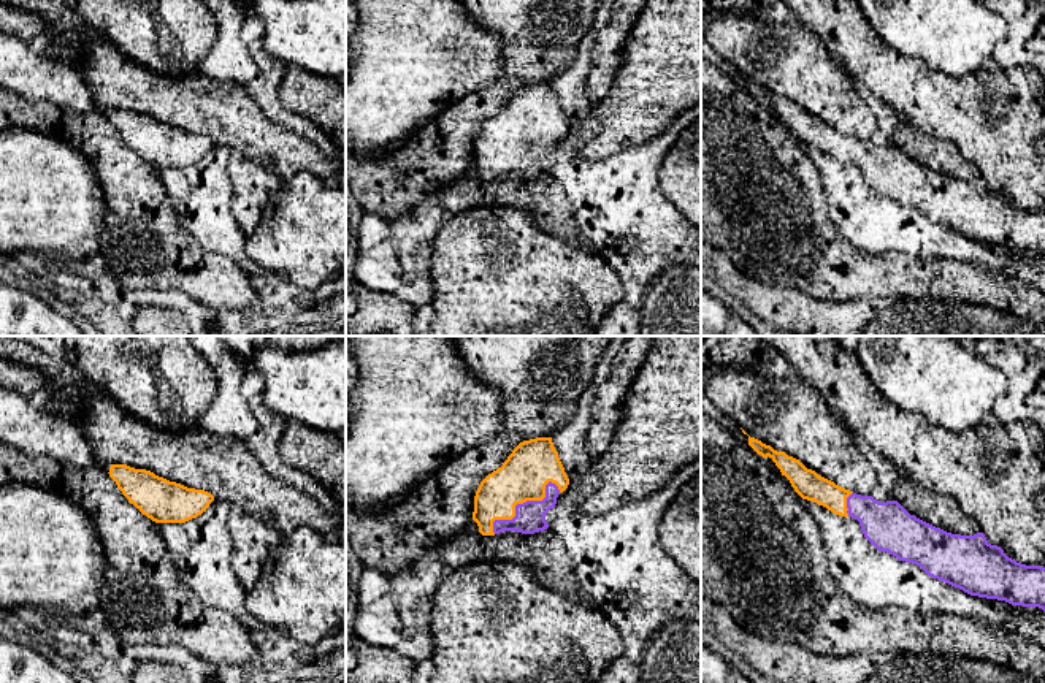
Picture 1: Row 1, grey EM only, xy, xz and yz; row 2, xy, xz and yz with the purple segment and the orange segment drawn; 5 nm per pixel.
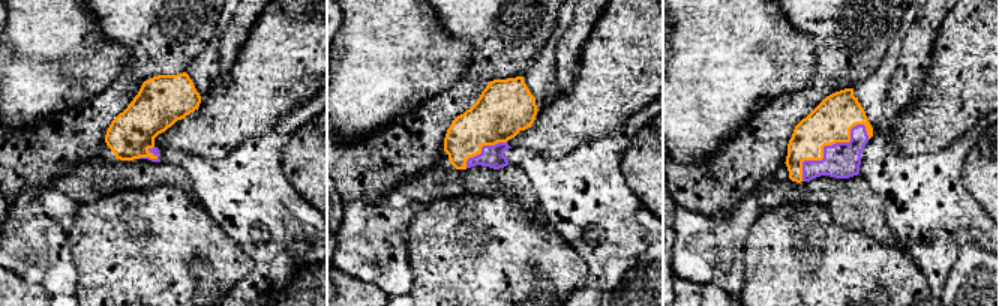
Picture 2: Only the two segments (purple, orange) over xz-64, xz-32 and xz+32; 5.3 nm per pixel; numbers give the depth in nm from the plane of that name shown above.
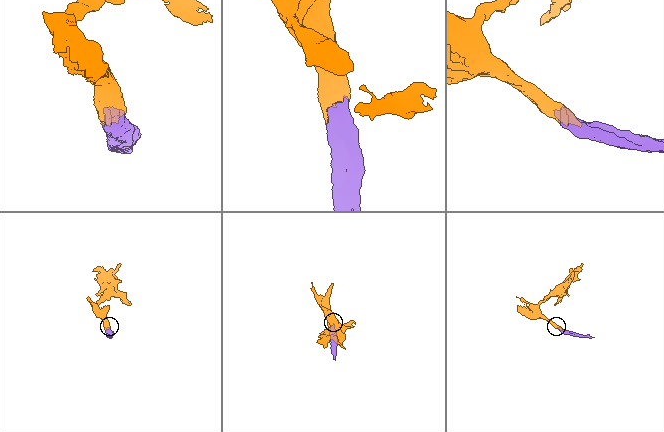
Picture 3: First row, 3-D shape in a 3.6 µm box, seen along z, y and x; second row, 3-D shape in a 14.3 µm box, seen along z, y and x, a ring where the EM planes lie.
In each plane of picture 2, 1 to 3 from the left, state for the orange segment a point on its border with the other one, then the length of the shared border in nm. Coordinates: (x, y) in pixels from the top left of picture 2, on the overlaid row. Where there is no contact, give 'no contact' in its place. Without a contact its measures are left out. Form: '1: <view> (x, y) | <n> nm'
1: xz-64 (147, 158) | 110 nm
2: xz-32 (482, 147) | 260 nm
3: xz+32 (825, 146) | 460 nm

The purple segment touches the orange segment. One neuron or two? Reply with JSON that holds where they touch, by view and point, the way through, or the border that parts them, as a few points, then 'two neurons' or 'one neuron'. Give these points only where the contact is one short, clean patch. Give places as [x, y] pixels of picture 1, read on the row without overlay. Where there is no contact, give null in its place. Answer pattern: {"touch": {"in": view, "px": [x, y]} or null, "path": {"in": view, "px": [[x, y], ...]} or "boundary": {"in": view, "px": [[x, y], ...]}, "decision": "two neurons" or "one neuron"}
{"touch": {"in": "xz", "px": [524, 148]}, "decision": "one neuron"}

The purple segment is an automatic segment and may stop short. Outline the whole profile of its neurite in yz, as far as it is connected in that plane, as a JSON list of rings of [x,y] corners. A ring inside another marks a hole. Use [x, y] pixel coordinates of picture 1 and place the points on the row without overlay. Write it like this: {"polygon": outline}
{"polygon": [[[748,81],[748,90],[763,103],[769,101],[802,144],[813,146],[836,160],[858,165],[864,182],[878,197],[888,197],[899,206],[917,209],[929,222],[970,241],[1005,246],[1012,250],[1039,252],[1045,257],[1045,212],[1016,208],[1001,192],[991,190],[983,177],[974,181],[947,177],[910,160],[898,146],[880,147],[872,141],[845,135],[807,114],[799,105],[777,97],[755,82]]]}

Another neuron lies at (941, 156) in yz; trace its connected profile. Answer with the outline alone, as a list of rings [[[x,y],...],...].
[[[909,120],[896,125],[893,139],[910,160],[936,173],[961,181],[980,177],[978,168],[963,157],[955,143],[920,133]]]

